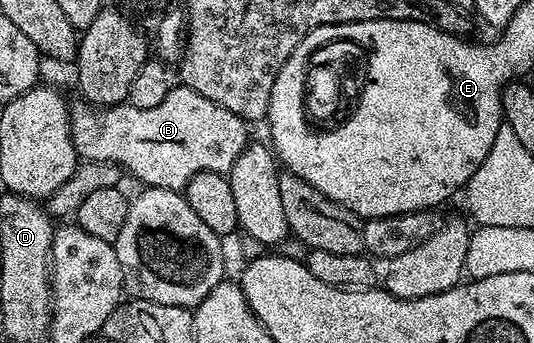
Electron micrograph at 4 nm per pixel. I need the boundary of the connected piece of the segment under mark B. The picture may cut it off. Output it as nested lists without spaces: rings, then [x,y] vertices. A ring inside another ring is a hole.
[[[184,86],[170,87],[167,98],[163,98],[159,106],[151,106],[151,110],[139,110],[139,106],[131,106],[127,102],[108,106],[80,103],[74,103],[71,108],[73,145],[78,157],[85,162],[118,165],[128,175],[130,172],[135,179],[142,180],[142,185],[150,188],[181,190],[192,176],[200,172],[228,174],[231,166],[235,166],[235,158],[239,158],[251,140],[245,129],[248,128],[246,121],[231,114],[231,110],[211,102],[211,98],[203,98],[203,94],[195,94],[195,90]]]

